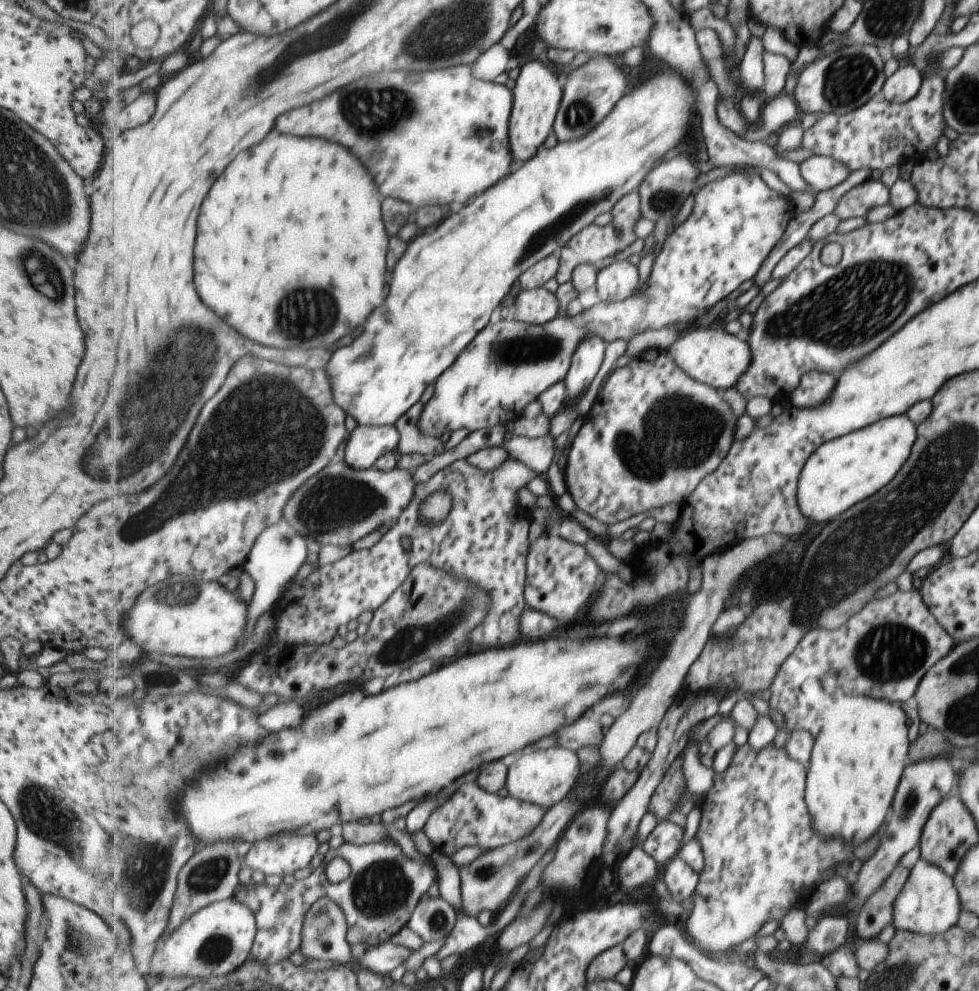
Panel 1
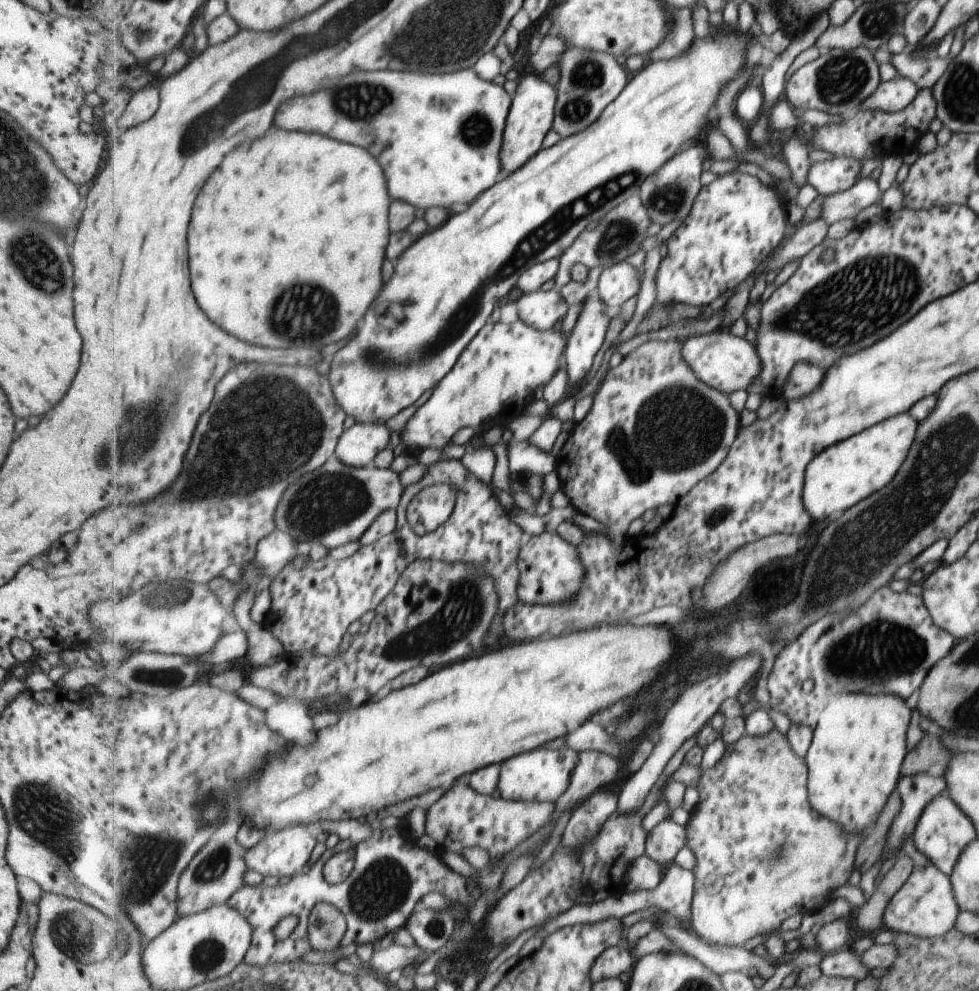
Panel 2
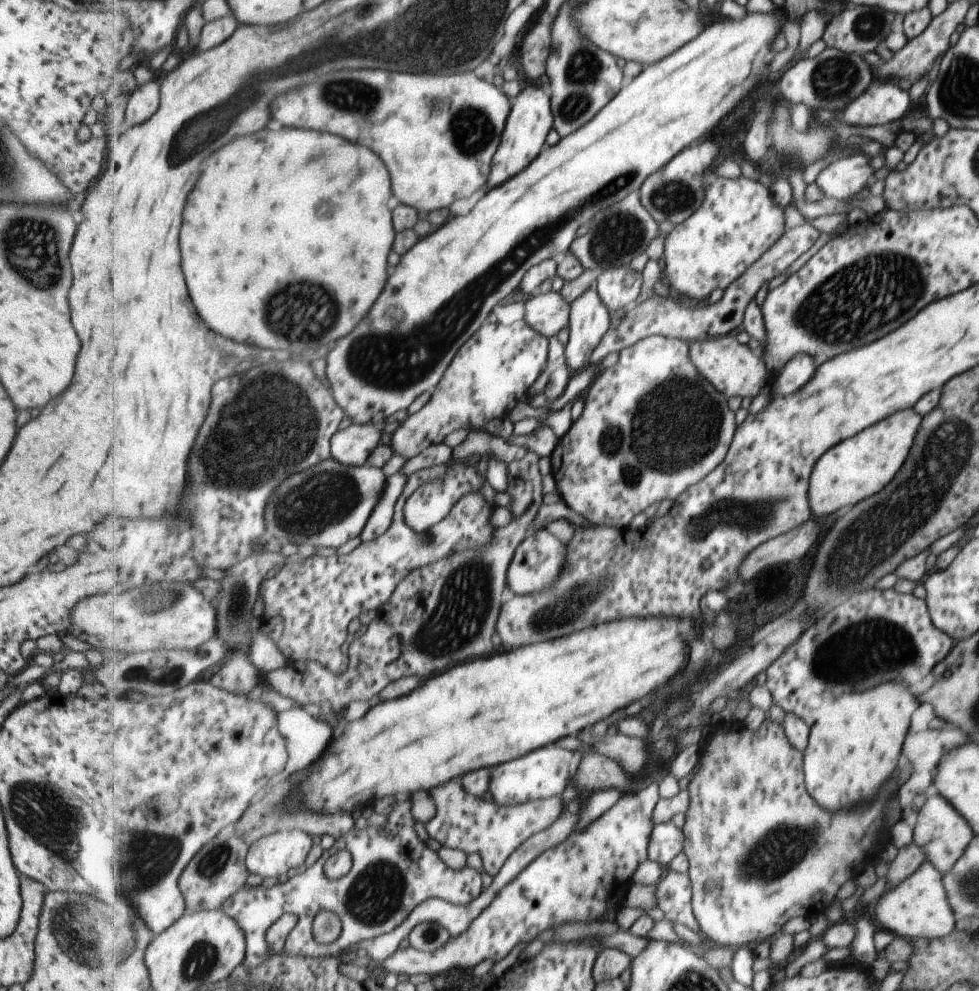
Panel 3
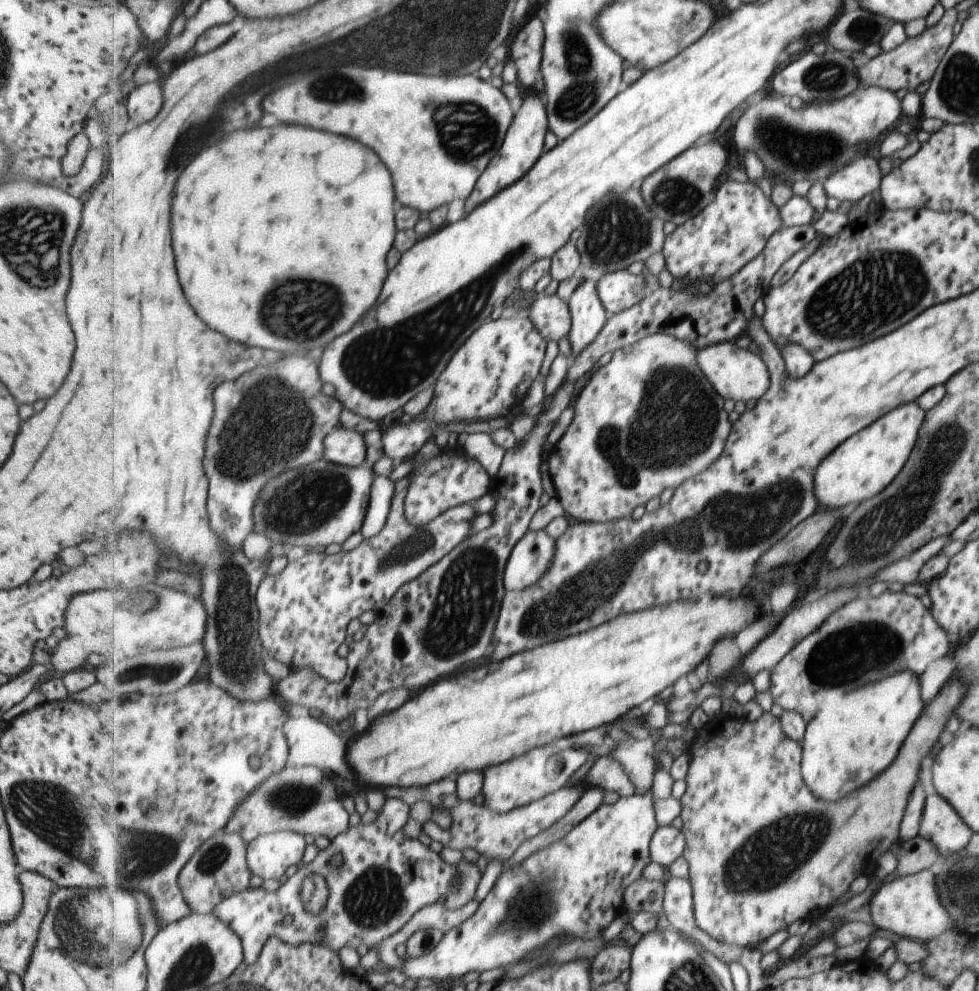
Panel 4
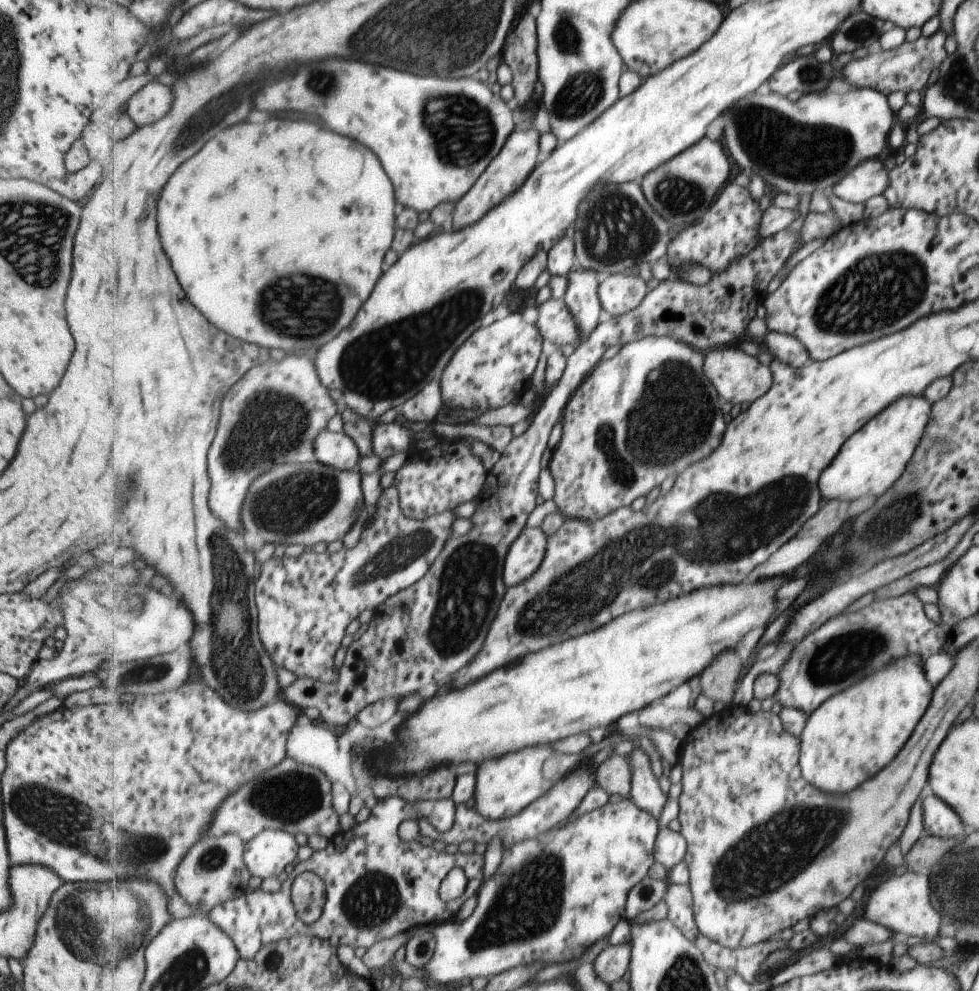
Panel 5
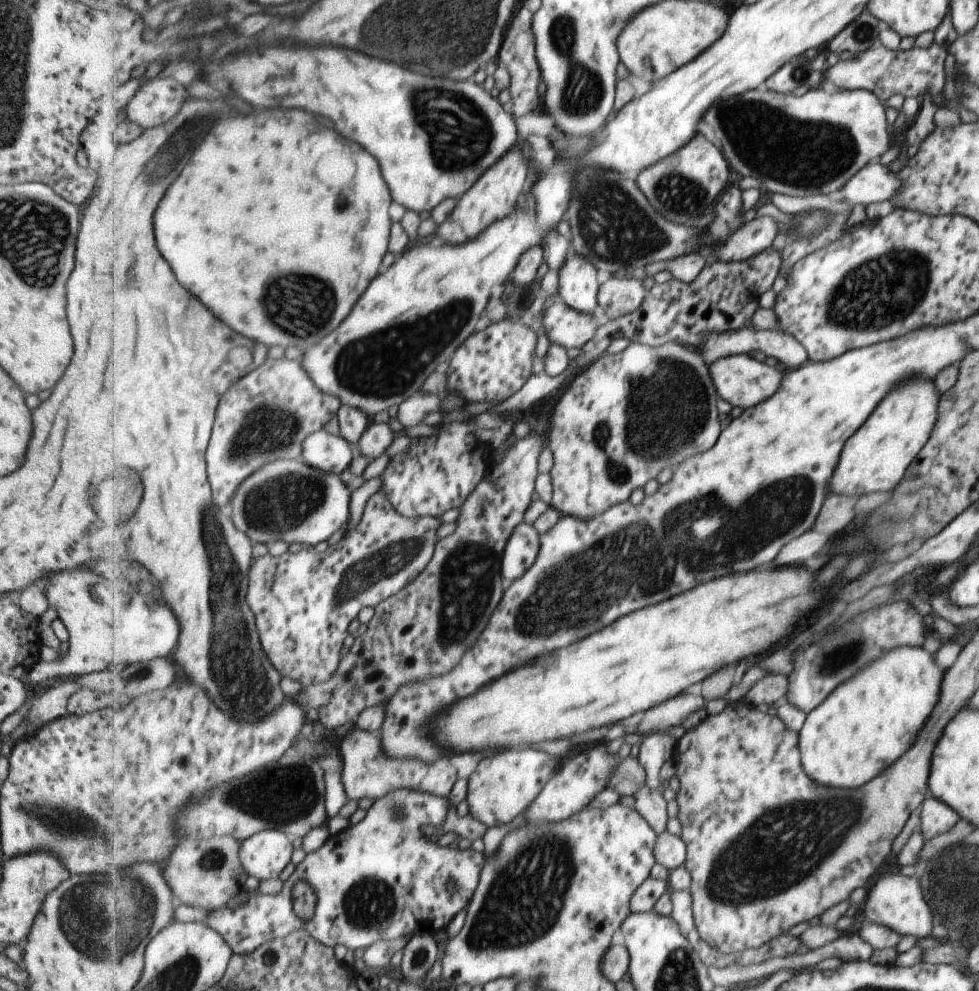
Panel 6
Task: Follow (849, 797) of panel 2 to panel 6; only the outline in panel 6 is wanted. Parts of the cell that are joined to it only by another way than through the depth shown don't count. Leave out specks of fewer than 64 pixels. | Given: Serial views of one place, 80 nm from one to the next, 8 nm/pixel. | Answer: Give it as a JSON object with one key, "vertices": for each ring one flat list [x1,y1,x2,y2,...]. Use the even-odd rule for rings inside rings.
{"vertices":[[899,646,865,664,863,670,857,670,853,678,839,684,829,694,829,698,825,698,825,702,822,701,816,710,806,715,797,733,801,758,805,758,805,770,809,770,809,778,817,778,817,782,821,782,823,786,855,788,883,772,915,742,917,734,923,728,923,722,929,718,939,698,941,678,943,670,933,662,931,652,919,646]]}

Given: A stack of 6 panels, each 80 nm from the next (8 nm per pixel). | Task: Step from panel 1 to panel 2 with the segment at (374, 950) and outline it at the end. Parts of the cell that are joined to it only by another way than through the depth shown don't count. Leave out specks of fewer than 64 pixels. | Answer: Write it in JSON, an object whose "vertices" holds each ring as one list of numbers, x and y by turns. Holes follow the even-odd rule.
{"vertices":[[415,944,411,947,391,945,384,951,374,952,367,968,383,974,391,974,393,970,405,970,407,966,417,967,423,964,431,954]]}

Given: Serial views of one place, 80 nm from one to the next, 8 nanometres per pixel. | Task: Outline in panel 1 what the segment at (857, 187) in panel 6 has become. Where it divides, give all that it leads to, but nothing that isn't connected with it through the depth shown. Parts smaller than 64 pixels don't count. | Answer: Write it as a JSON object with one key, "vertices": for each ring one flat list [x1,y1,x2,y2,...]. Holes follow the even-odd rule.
{"vertices":[[813,155,804,160,798,164,798,169,806,185,816,193,843,182,850,173,842,162,823,155]]}

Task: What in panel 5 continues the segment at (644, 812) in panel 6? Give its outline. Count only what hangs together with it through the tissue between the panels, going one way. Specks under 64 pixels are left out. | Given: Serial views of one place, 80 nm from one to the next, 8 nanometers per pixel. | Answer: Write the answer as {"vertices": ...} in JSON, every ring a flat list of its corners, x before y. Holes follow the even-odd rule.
{"vertices":[[640,745,626,757,629,758,631,768,633,768,631,770,633,772,632,790,629,798,637,802,637,806,641,806,643,810,649,810,649,814,653,814,659,821,668,798,663,794,657,776,653,772,649,754]]}

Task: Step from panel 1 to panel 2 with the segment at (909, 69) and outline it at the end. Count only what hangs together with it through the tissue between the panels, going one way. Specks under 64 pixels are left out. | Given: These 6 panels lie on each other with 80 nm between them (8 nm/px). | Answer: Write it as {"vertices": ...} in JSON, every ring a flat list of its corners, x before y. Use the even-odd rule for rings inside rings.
{"vertices":[[899,75,892,81,879,82,879,86,859,106,861,111,881,111,882,113,899,113,911,105,916,98,913,82]]}

